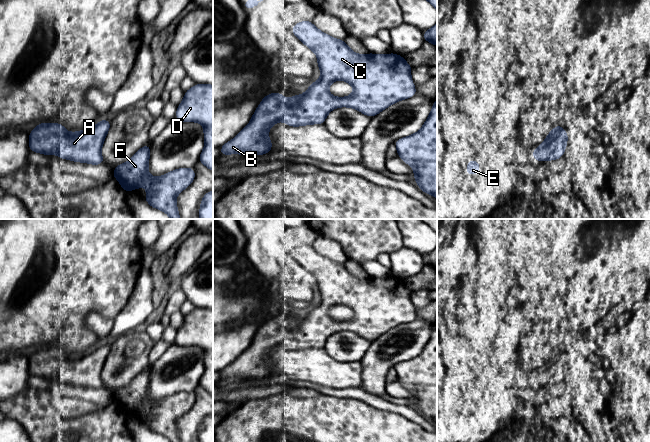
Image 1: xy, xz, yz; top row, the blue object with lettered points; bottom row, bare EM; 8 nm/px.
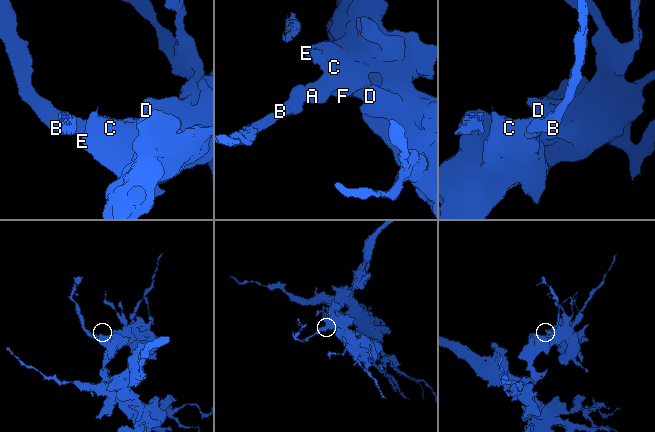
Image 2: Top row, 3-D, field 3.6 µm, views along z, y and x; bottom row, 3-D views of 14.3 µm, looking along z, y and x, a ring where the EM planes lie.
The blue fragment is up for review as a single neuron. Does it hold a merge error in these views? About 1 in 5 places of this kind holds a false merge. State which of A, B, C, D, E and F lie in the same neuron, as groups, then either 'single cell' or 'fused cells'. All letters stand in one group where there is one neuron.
A B C D E F; single cell

